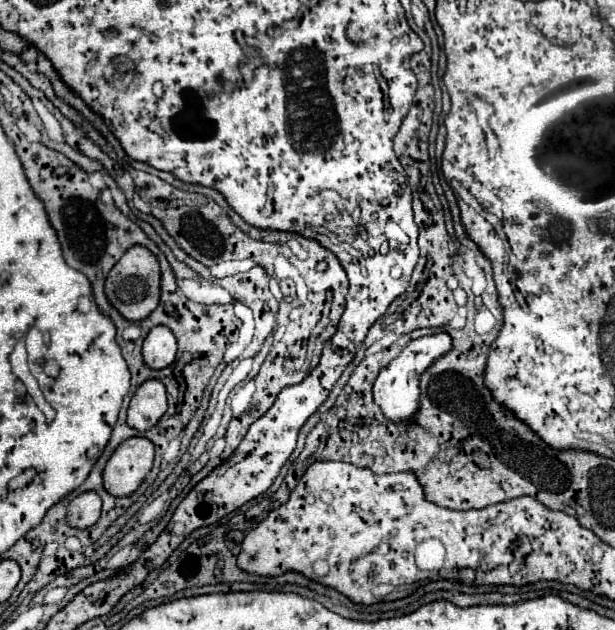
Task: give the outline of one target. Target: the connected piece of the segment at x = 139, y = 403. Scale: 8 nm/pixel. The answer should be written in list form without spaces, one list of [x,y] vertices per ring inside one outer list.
[[[147,380],[137,388],[129,404],[127,424],[135,430],[153,428],[165,410],[167,410],[167,396],[163,384],[159,380]]]

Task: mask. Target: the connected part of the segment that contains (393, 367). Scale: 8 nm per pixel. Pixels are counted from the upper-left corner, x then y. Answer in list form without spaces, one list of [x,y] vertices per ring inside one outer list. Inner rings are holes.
[[[447,332],[441,334],[431,334],[431,336],[423,336],[417,340],[411,340],[405,350],[393,360],[389,362],[377,376],[375,384],[373,384],[373,398],[375,404],[383,410],[385,418],[391,422],[405,422],[405,424],[413,424],[413,418],[419,412],[419,376],[443,354],[447,354],[451,350],[451,336]]]

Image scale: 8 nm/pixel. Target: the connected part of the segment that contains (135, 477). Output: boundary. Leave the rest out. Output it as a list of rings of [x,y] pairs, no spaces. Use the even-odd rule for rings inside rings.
[[[129,438],[113,452],[105,470],[103,484],[111,496],[133,494],[153,468],[155,446],[147,438]]]

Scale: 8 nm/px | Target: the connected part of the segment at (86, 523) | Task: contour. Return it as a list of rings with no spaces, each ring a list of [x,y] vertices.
[[[83,492],[71,500],[67,508],[67,524],[71,528],[89,528],[99,520],[101,498],[97,492]]]

